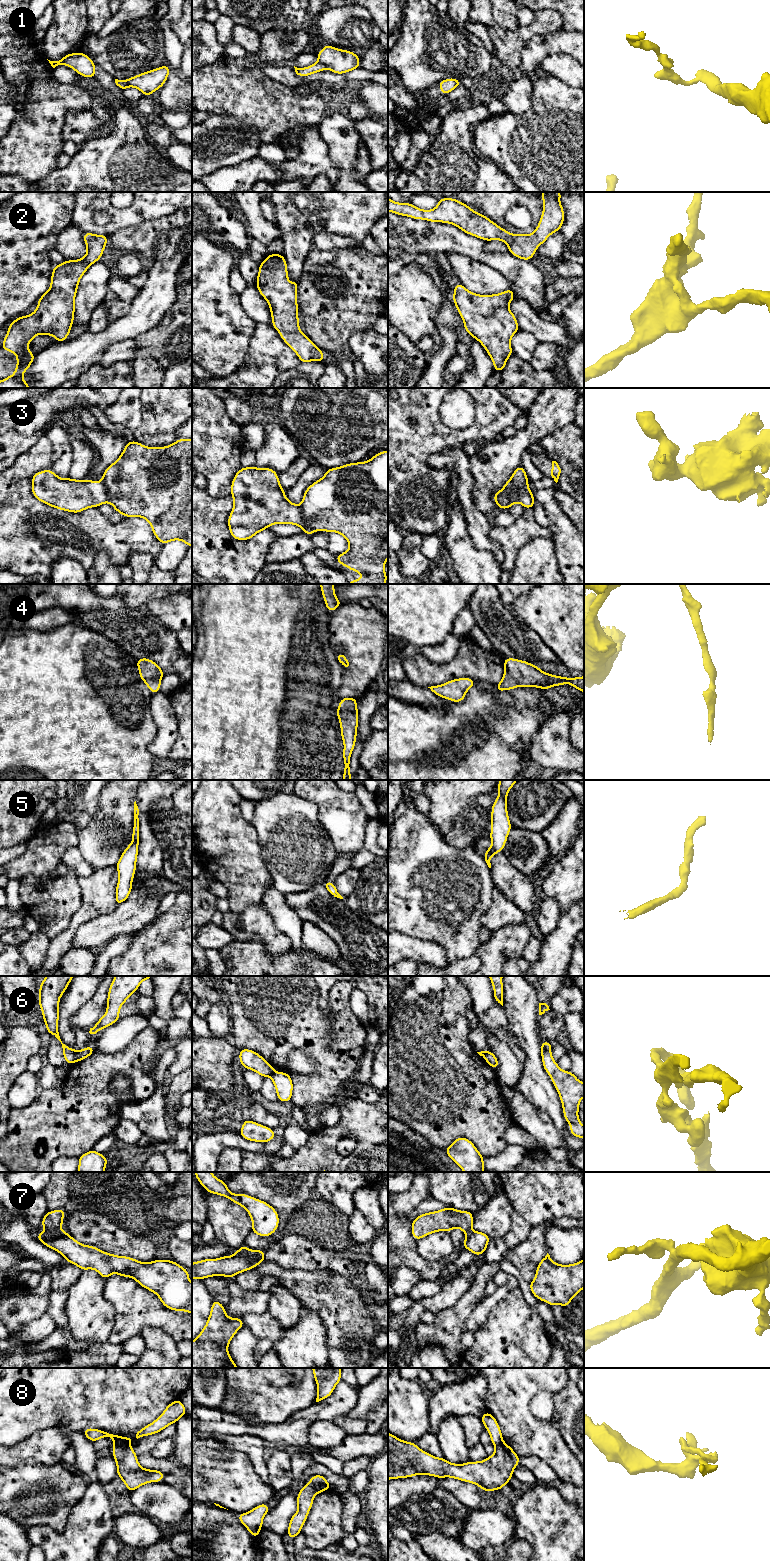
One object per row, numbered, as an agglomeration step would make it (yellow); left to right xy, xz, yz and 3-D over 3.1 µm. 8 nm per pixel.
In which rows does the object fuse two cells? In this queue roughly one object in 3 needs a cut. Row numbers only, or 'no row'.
1, 3, 6, 7

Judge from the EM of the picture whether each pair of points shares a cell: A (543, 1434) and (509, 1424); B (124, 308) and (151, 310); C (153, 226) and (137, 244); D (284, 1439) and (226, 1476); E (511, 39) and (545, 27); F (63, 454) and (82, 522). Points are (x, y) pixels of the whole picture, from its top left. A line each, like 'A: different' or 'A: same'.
A: same
B: different
C: same
D: different
E: same
F: different

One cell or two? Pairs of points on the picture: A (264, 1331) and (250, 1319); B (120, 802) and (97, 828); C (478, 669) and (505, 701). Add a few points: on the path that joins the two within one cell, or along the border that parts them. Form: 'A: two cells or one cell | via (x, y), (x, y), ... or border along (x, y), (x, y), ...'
A: one cell | via (261, 1328), (253, 1321)
B: one cell | via (116, 808), (103, 822)
C: two cells | border along (475, 679), (497, 684)

